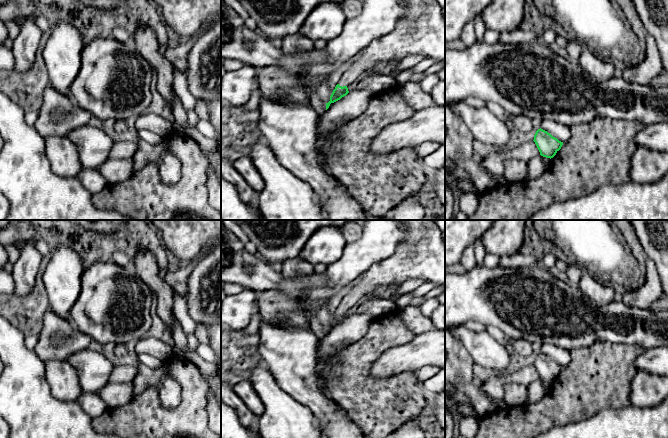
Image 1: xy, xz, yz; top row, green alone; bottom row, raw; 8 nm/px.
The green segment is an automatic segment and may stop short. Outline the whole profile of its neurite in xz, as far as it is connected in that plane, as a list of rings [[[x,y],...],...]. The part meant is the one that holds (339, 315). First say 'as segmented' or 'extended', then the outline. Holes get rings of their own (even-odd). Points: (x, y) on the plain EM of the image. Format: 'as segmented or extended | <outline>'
extended | [[[397,220],[405,224],[404,241],[401,242],[394,254],[382,261],[374,262],[362,276],[360,282],[344,297],[333,314],[330,325],[326,327],[326,334],[331,327],[346,320],[347,310],[361,298],[371,294],[379,287],[396,290],[407,280],[420,279],[431,282],[437,287],[445,287],[445,240],[442,231],[434,220]]]

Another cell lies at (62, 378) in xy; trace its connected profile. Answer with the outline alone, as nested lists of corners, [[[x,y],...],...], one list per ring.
[[[47,361],[46,379],[53,397],[60,401],[77,401],[84,393],[78,381],[78,374],[69,362]]]

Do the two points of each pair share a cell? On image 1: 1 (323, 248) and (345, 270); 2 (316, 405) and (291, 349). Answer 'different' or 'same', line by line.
1: different
2: same

